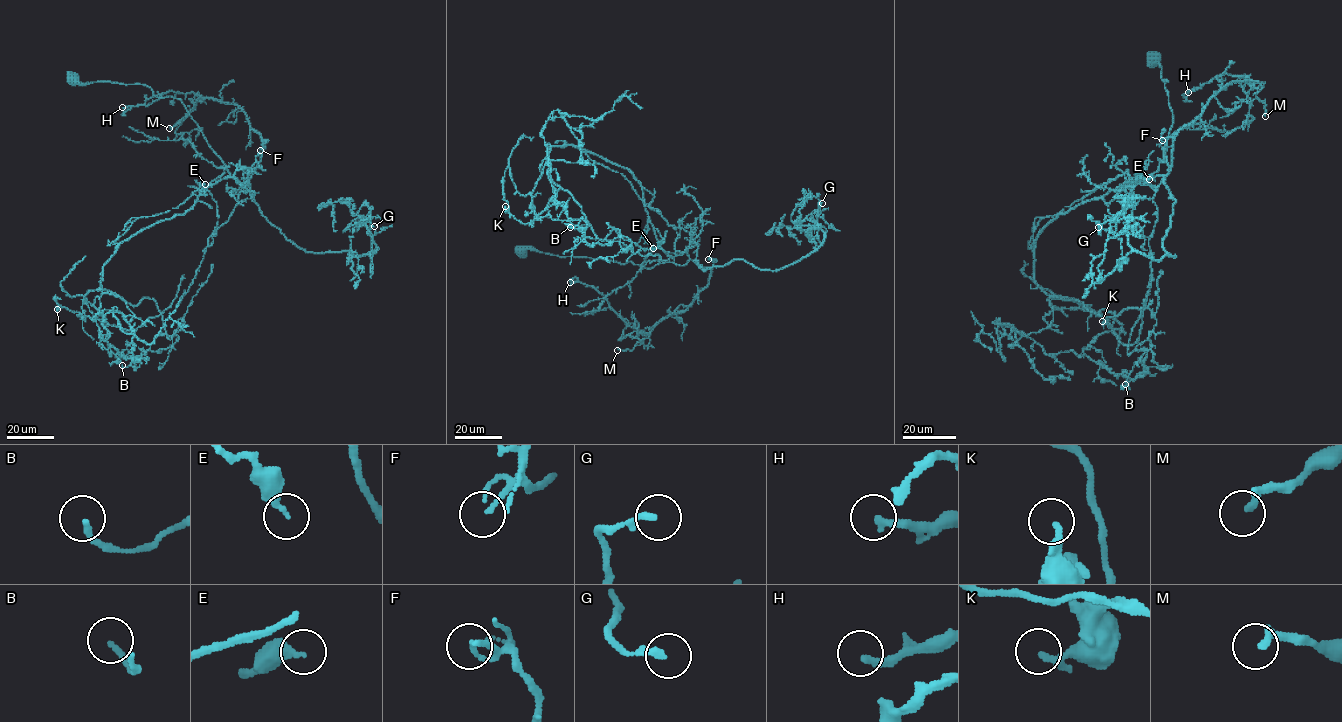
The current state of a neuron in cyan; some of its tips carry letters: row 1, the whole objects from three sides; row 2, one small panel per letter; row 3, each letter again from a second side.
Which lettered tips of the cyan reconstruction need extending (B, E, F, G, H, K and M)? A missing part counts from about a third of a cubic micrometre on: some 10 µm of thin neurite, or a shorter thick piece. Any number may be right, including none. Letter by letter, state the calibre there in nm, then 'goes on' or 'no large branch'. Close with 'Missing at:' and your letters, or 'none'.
B: 160 nm thick; no large branch
E: 280 nm thick; no large branch
F: 150 nm thick; no large branch
G: 190 nm thick; no large branch
H: 240 nm thick; goes on
K: 280 nm thick; no large branch
M: 240 nm thick; goes on
Missing at: H, M

